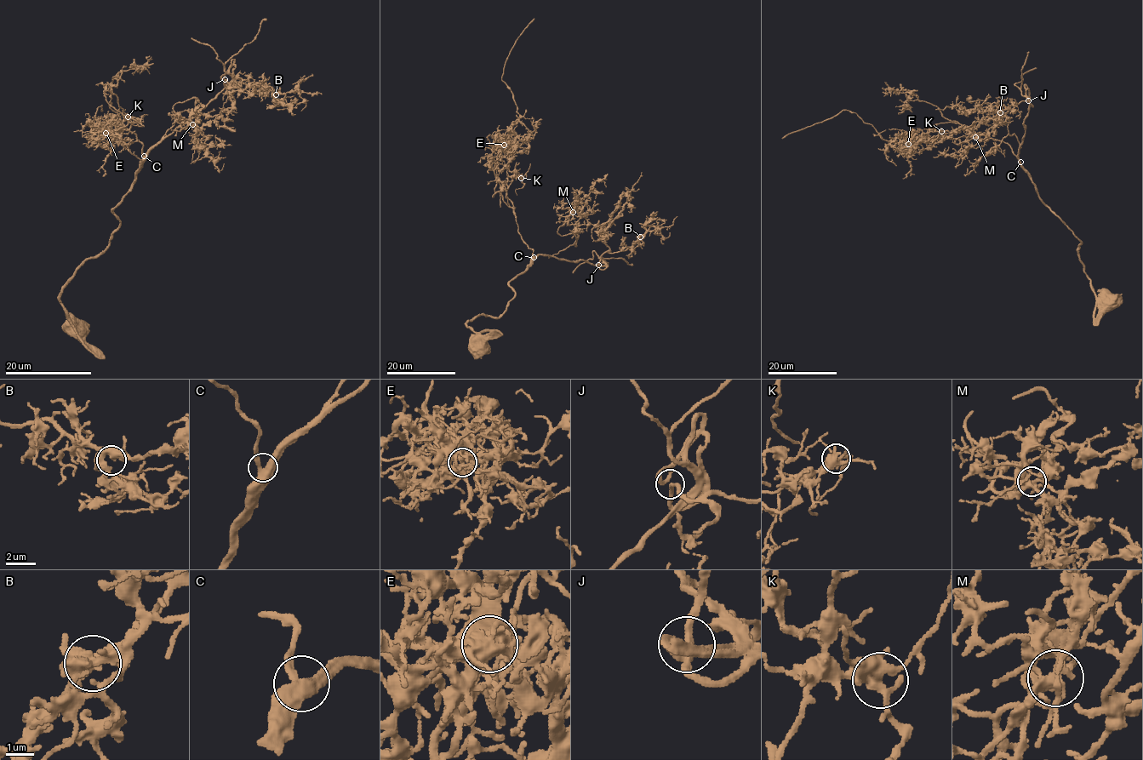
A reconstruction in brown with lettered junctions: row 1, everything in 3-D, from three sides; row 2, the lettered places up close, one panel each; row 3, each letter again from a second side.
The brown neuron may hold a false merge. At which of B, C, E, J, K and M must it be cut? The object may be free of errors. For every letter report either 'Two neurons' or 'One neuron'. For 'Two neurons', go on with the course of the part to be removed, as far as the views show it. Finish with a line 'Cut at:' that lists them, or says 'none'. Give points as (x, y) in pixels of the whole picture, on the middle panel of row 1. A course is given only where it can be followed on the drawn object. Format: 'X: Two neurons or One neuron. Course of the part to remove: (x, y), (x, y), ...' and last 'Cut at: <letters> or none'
B: One neuron
C: One neuron
E: Two neurons. Course of the part to remove: (504, 145), (509, 130), (521, 117), (517, 111), (513, 94), (502, 78), (504, 67), (516, 39), (534, 19)
J: One neuron
K: One neuron
M: One neuron
Cut at: E

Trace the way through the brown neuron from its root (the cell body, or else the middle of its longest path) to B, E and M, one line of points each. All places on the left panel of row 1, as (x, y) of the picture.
B: (74, 328), (62, 287), (108, 244), (120, 223), (112, 209), (148, 152), (225, 79), (276, 94)
E: (74, 328), (62, 287), (108, 244), (120, 223), (112, 209), (143, 158), (121, 122), (92, 128), (106, 133)
M: (74, 328), (62, 287), (108, 244), (112, 209), (197, 98), (173, 107), (192, 124)

